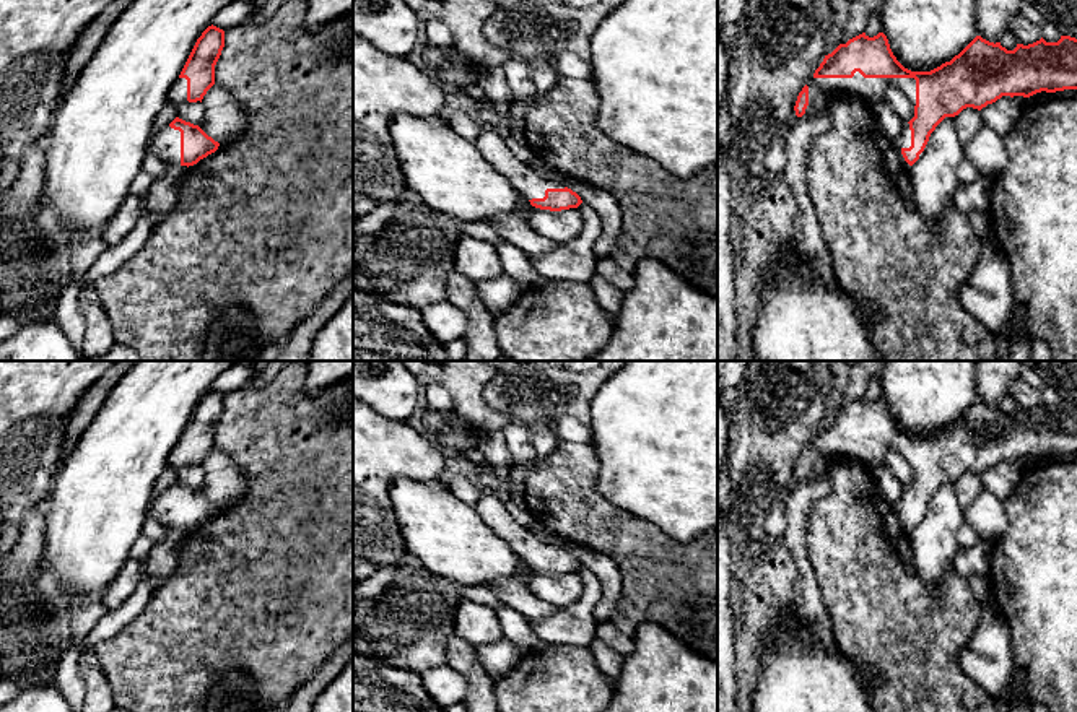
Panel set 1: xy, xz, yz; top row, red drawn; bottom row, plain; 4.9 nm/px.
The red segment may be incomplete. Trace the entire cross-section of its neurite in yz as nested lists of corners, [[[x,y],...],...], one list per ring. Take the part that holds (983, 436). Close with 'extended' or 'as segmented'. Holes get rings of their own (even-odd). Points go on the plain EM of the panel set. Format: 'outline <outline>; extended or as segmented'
outline [[[862,397],[825,419],[813,441],[799,457],[792,484],[783,493],[781,499],[794,486],[805,484],[809,471],[822,455],[854,457],[875,470],[883,467],[883,457],[888,449],[900,452],[914,470],[914,481],[903,488],[898,502],[893,504],[901,527],[909,533],[921,522],[931,497],[945,481],[955,481],[966,471],[981,475],[1002,460],[1030,462],[1041,455],[1077,454],[1077,403],[1061,400],[1057,406],[1046,406],[1041,402],[1033,408],[1017,408],[1014,415],[1007,415],[1001,406],[994,408],[976,400],[950,426],[931,436],[911,436],[896,424],[883,397],[874,402]]]; extended

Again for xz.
outline [[[482,491],[475,510],[498,536],[508,541],[517,559],[524,559],[532,571],[561,575],[578,572],[582,567],[581,561],[571,553],[521,527],[506,510],[501,493]]]; extended

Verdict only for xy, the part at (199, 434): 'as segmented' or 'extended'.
extended

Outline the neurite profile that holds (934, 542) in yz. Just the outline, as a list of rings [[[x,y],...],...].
[[[953,481],[931,497],[921,522],[908,533],[914,567],[929,588],[939,588],[958,546],[957,533],[966,522]]]

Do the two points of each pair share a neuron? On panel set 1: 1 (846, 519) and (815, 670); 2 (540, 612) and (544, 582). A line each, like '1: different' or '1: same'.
1: different
2: different

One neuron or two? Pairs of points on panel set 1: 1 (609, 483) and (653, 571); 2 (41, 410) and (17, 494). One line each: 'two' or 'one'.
1: two
2: one

